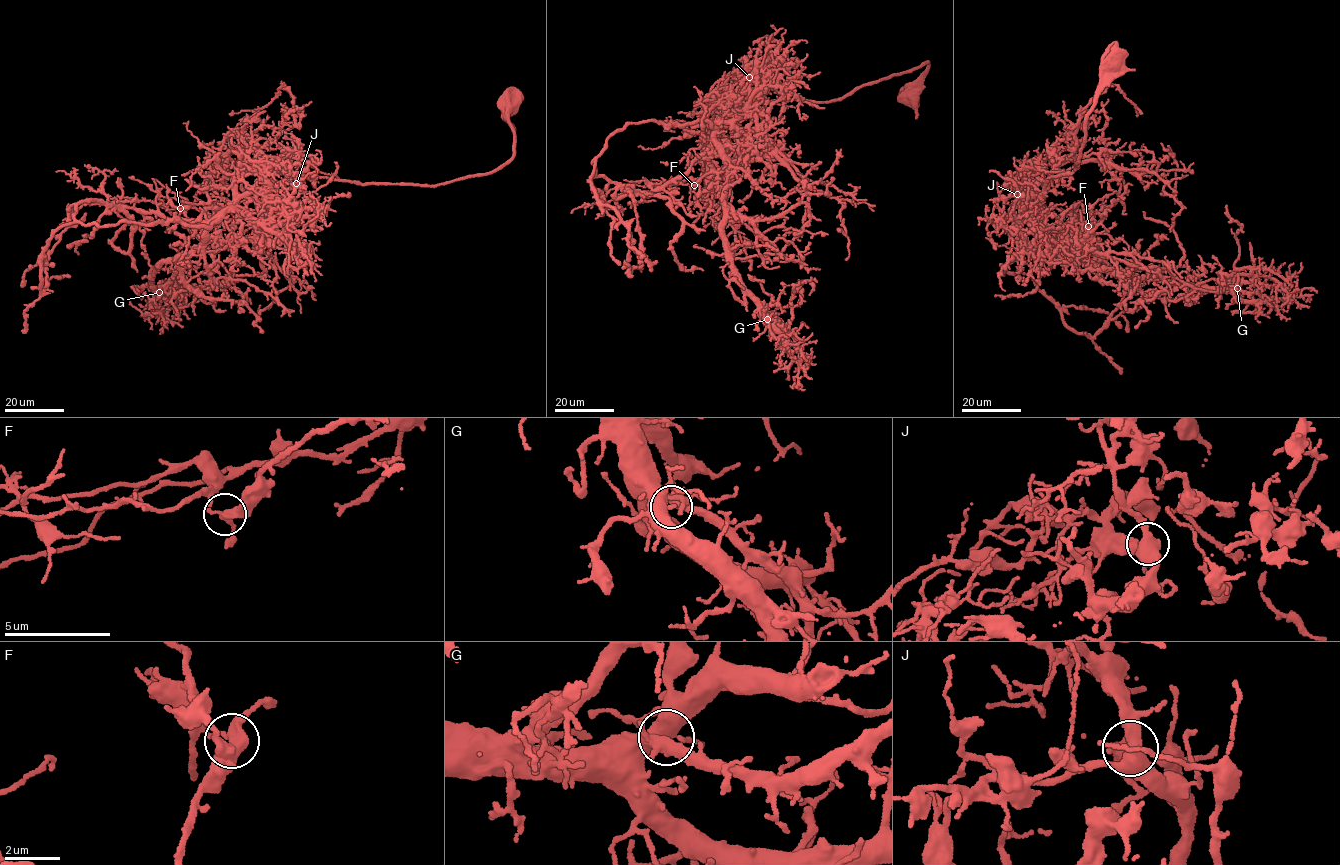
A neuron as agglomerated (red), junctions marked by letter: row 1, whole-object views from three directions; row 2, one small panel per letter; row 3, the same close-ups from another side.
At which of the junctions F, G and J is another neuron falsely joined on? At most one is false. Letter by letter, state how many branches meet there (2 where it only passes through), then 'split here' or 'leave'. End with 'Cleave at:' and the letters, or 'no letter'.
F: 3 | split here
G: 3 | leave
J: 3 | leave
Cleave at: F

